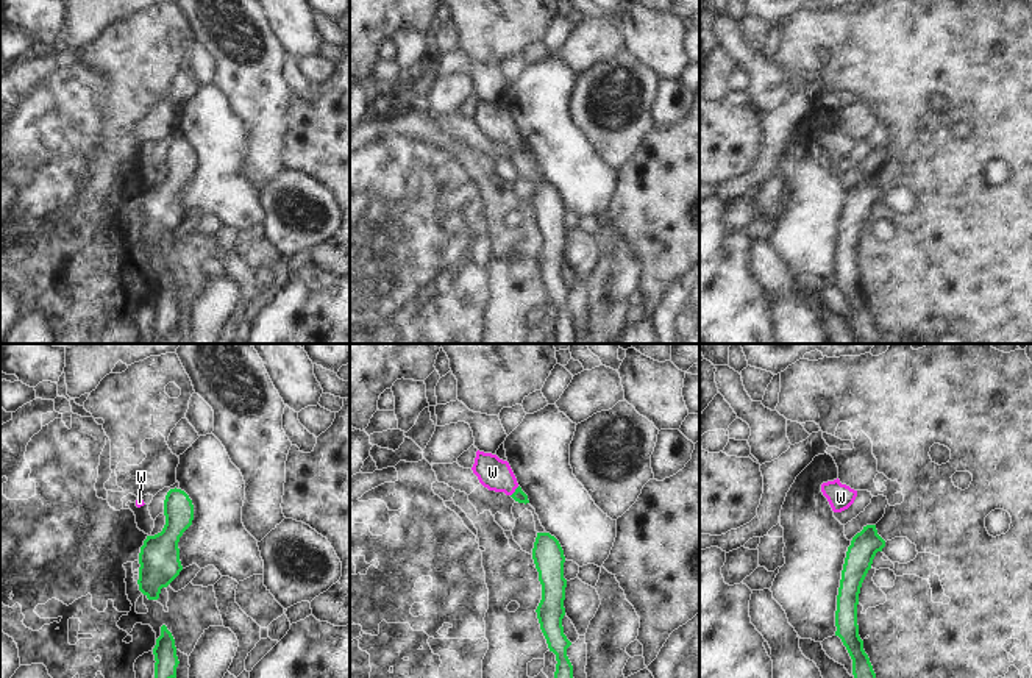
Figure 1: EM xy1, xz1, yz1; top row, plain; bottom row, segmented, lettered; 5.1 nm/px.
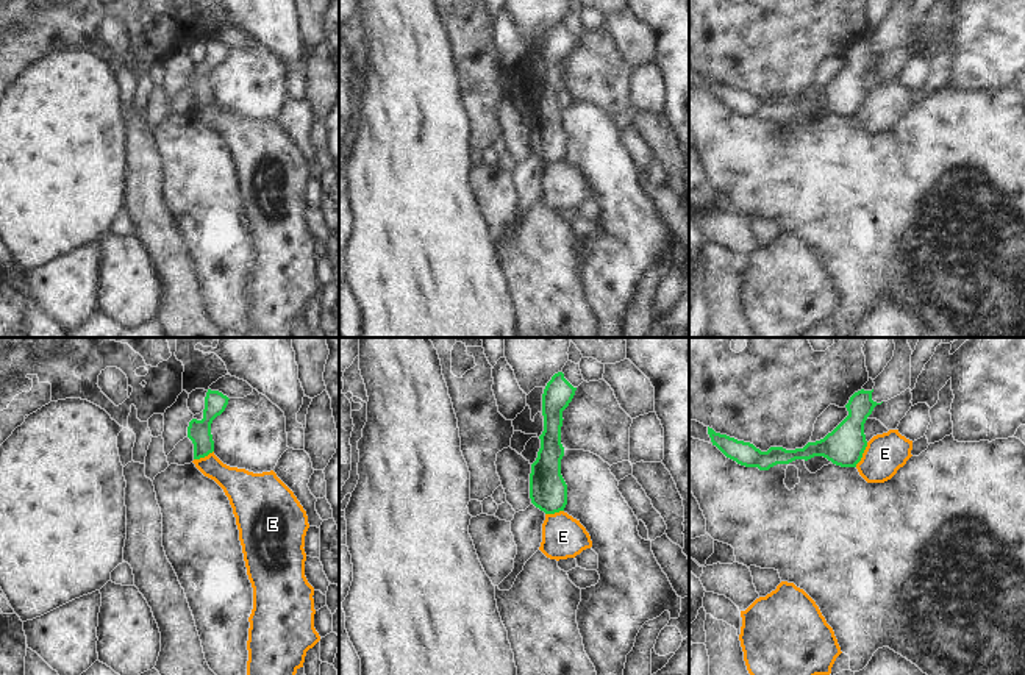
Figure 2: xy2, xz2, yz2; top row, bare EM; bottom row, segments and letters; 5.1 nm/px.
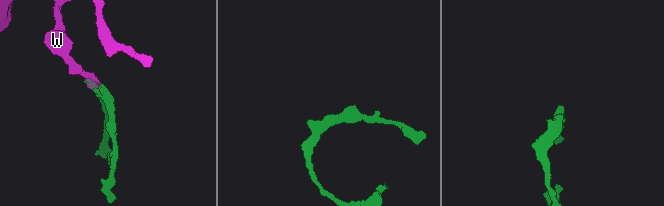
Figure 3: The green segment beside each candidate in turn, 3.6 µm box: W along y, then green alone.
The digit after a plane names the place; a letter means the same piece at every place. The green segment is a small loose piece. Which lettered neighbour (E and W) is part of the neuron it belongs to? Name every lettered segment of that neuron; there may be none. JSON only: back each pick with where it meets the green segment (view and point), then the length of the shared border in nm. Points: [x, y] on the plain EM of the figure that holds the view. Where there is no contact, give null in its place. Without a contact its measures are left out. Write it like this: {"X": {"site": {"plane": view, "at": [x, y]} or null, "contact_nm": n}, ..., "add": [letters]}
{"W": {"site": {"plane": "xz1", "at": [516, 141]}, "contact_nm": 70}, "add": ["W"]}

